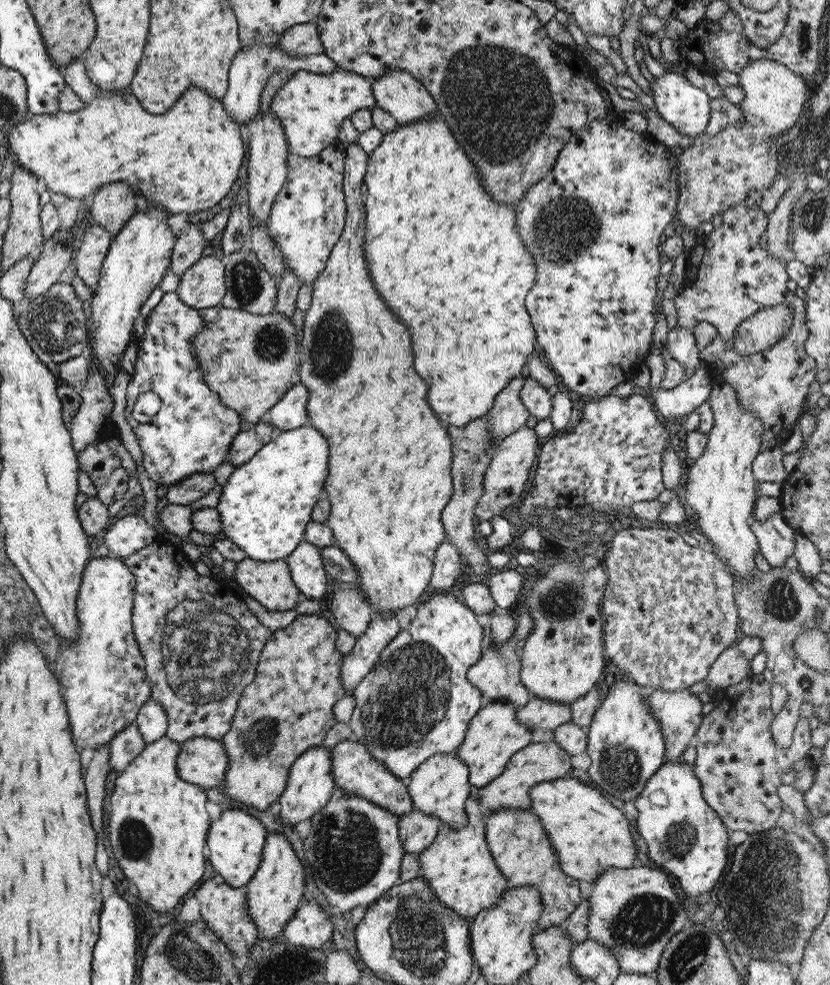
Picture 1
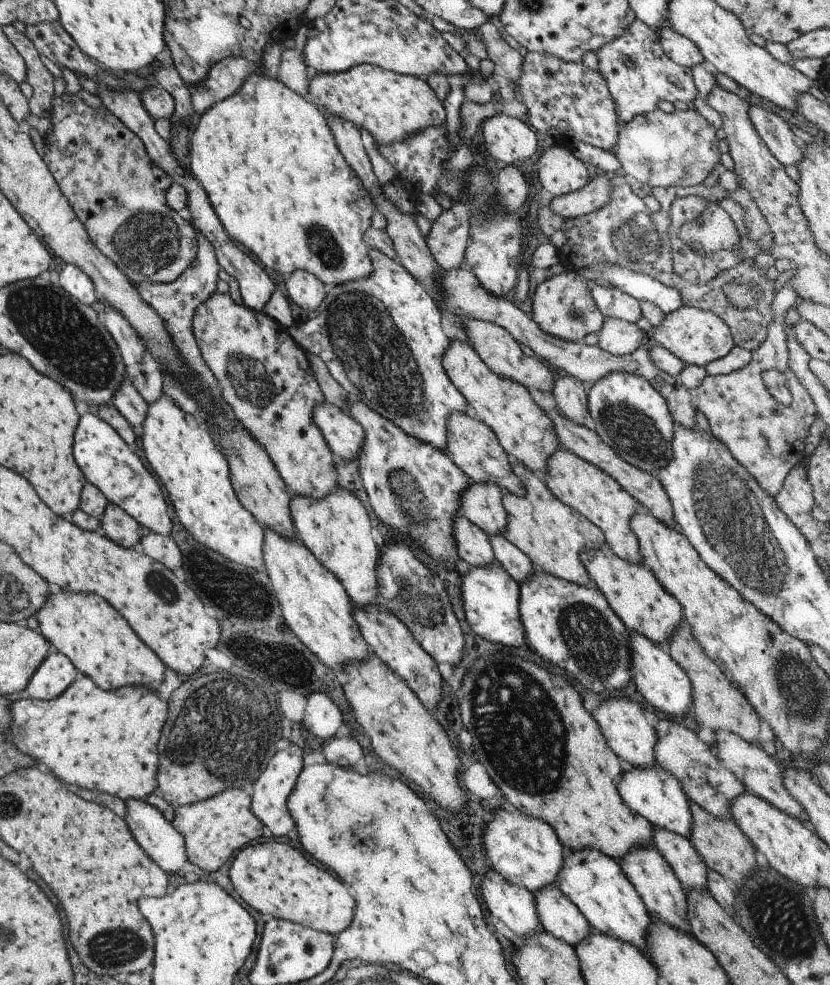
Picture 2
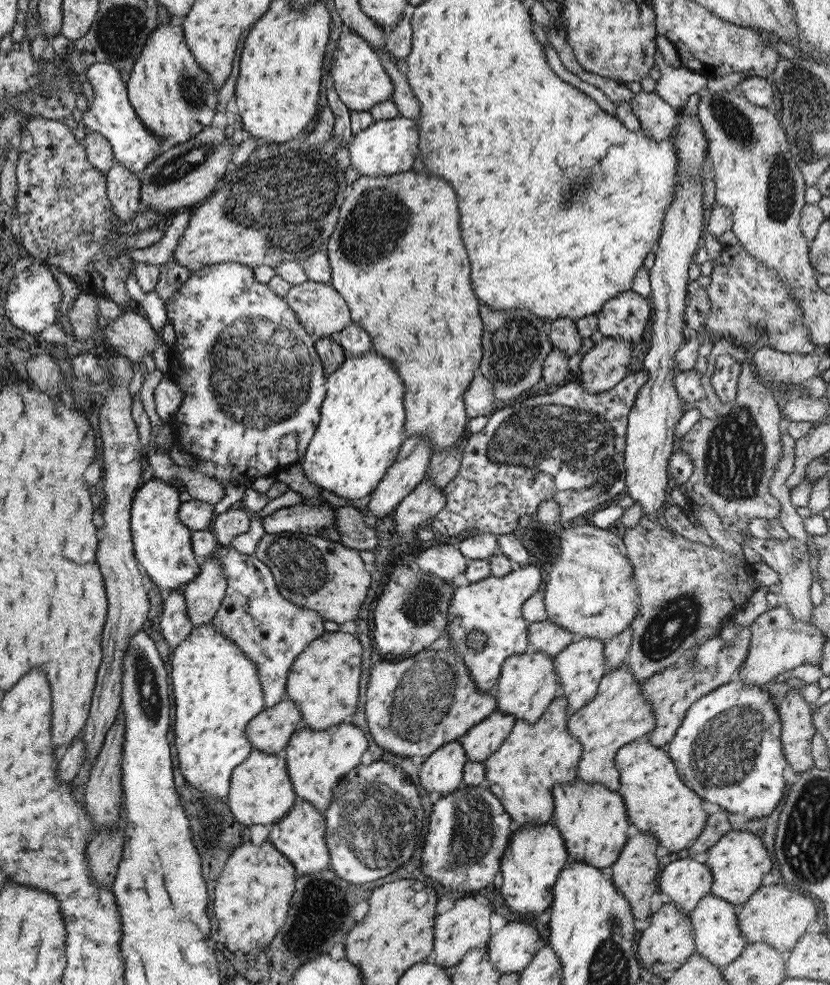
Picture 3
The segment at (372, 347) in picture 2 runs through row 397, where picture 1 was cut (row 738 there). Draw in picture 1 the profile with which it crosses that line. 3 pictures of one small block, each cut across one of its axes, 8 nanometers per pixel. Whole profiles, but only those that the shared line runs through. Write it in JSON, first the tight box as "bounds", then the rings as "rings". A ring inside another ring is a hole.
{"bounds":[348,591,482,780],"rings":[[[435,591],[432,595],[429,595],[429,600],[423,603],[422,606],[417,608],[416,616],[411,619],[410,625],[407,629],[400,631],[398,636],[389,641],[389,644],[383,648],[381,653],[378,654],[377,661],[373,664],[373,668],[357,683],[357,686],[352,689],[351,696],[355,700],[355,706],[351,712],[350,719],[348,721],[349,728],[352,730],[351,739],[367,746],[371,758],[375,758],[379,764],[385,766],[385,770],[391,770],[393,776],[397,776],[399,780],[407,780],[408,776],[429,756],[433,754],[449,754],[454,752],[463,741],[465,737],[465,729],[467,729],[467,723],[469,719],[473,718],[473,715],[479,711],[481,706],[480,700],[482,693],[477,690],[475,686],[471,686],[465,678],[467,669],[476,664],[481,653],[481,636],[482,630],[477,621],[475,620],[474,612],[471,612],[471,608],[467,608],[463,602],[458,602],[457,599],[451,594],[445,594],[444,592]]]}

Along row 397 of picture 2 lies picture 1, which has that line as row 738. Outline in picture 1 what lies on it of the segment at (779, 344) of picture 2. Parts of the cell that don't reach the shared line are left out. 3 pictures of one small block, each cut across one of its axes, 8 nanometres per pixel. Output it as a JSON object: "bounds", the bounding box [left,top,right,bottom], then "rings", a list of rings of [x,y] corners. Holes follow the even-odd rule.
{"bounds":[692,673,812,835],"rings":[[[750,673],[743,680],[741,680],[741,682],[715,690],[711,700],[713,703],[713,708],[709,713],[703,716],[699,728],[695,731],[695,742],[697,742],[697,745],[694,747],[696,750],[696,755],[692,766],[695,778],[701,782],[701,796],[703,796],[703,800],[705,800],[705,802],[707,802],[707,806],[709,806],[709,808],[711,808],[711,810],[719,816],[719,820],[723,822],[723,826],[725,826],[726,830],[743,830],[748,835],[751,833],[761,833],[762,831],[766,831],[767,829],[771,829],[776,826],[777,819],[783,810],[783,804],[781,800],[779,800],[776,793],[777,787],[784,783],[782,781],[782,776],[785,772],[792,770],[793,763],[797,763],[797,760],[806,758],[807,751],[812,747],[812,744],[809,744],[809,730],[807,730],[805,734],[793,734],[793,742],[791,742],[791,746],[789,745],[787,748],[779,748],[779,746],[771,740],[770,725],[772,722],[773,713],[771,711],[770,703],[770,685],[771,684],[763,678],[761,673]]]}

